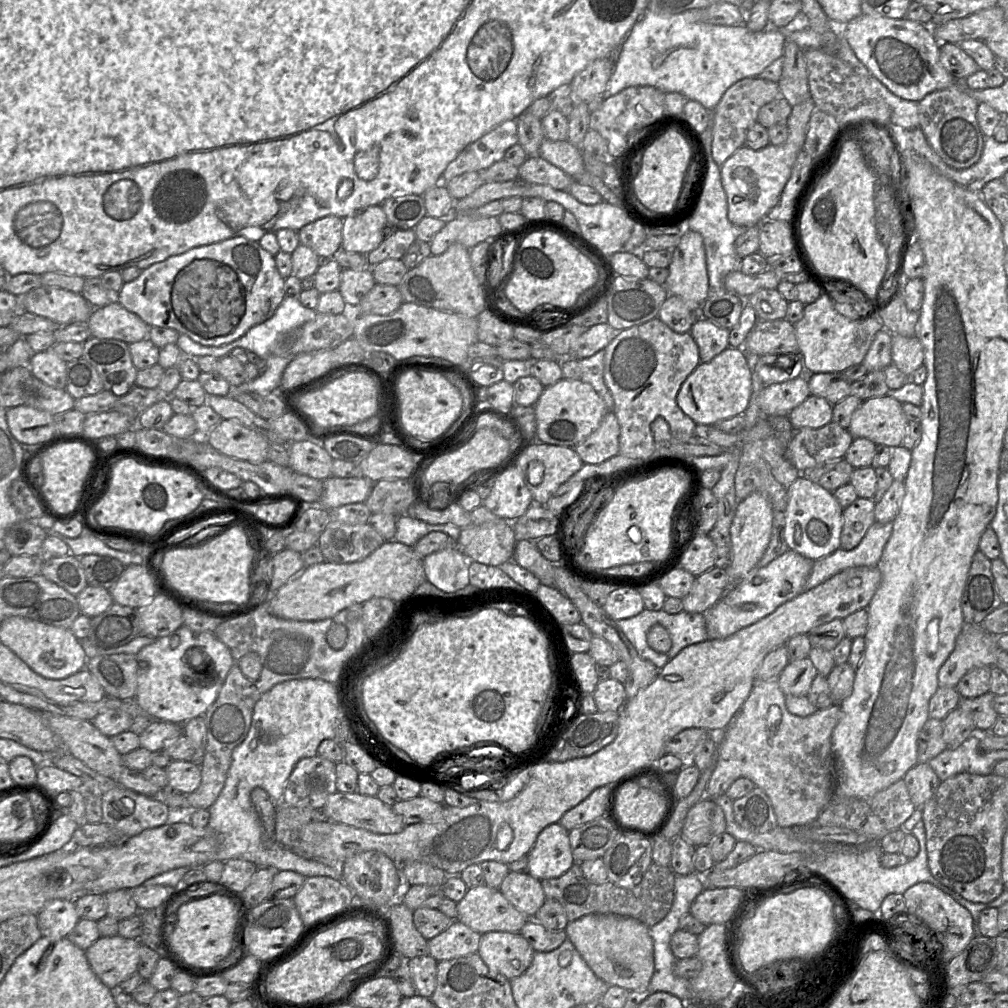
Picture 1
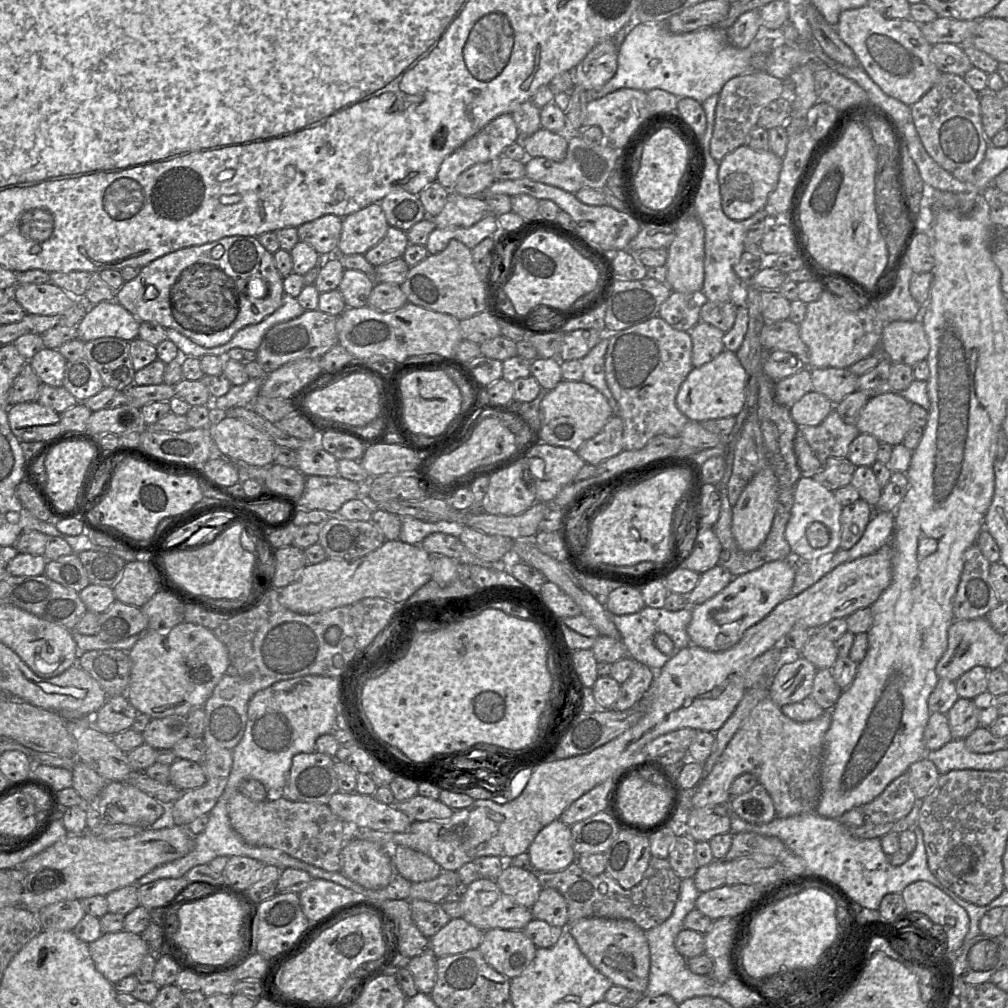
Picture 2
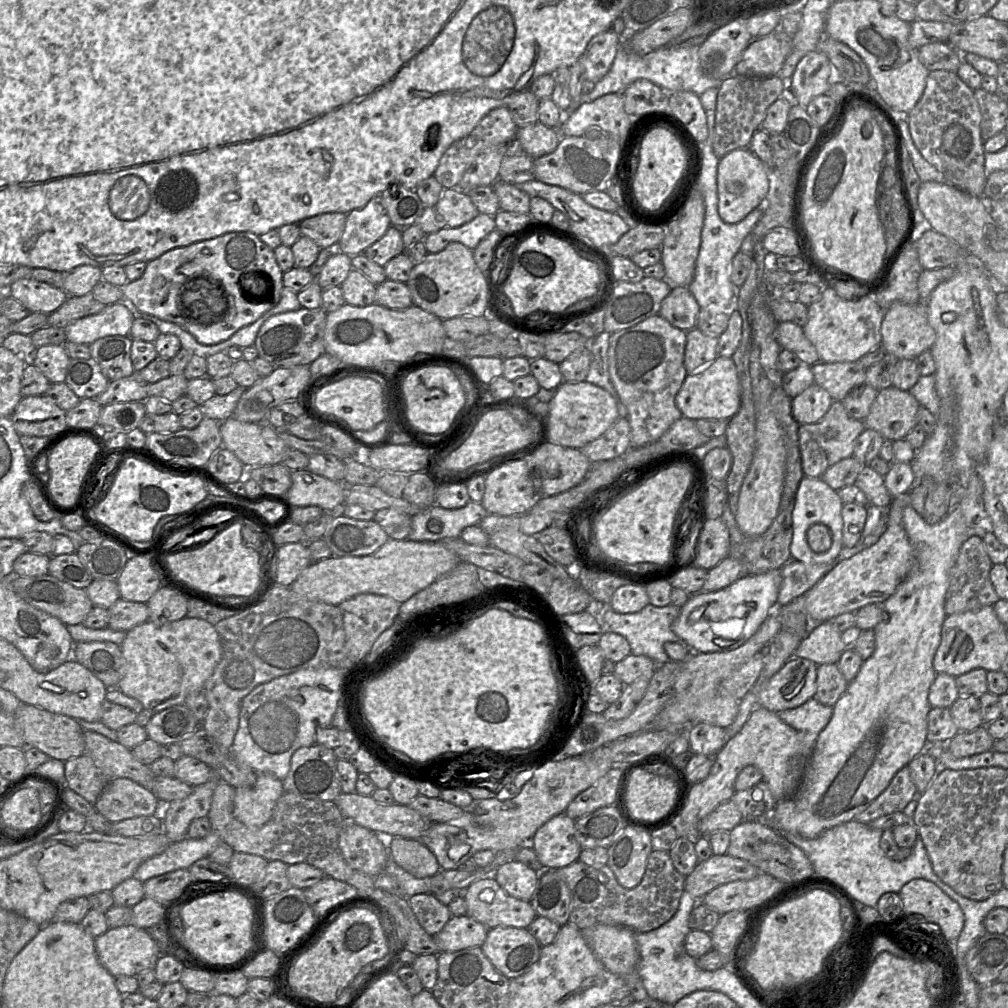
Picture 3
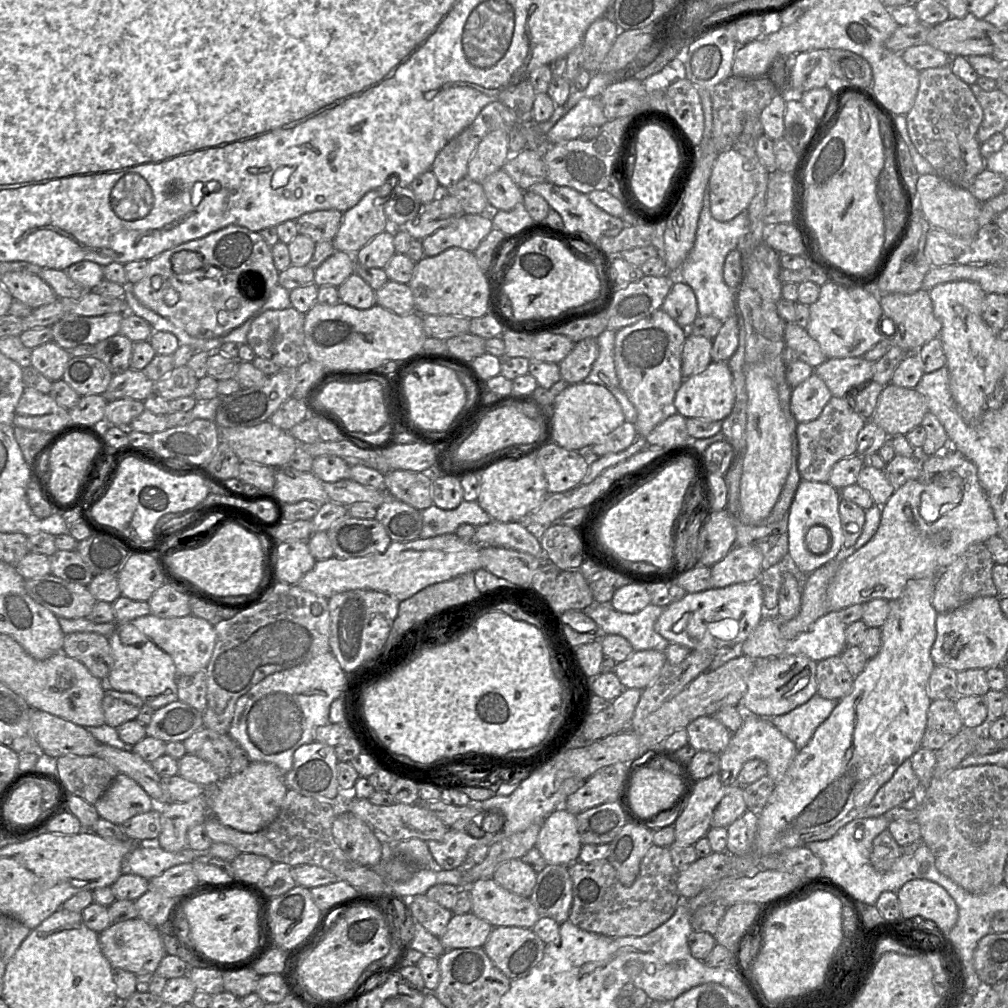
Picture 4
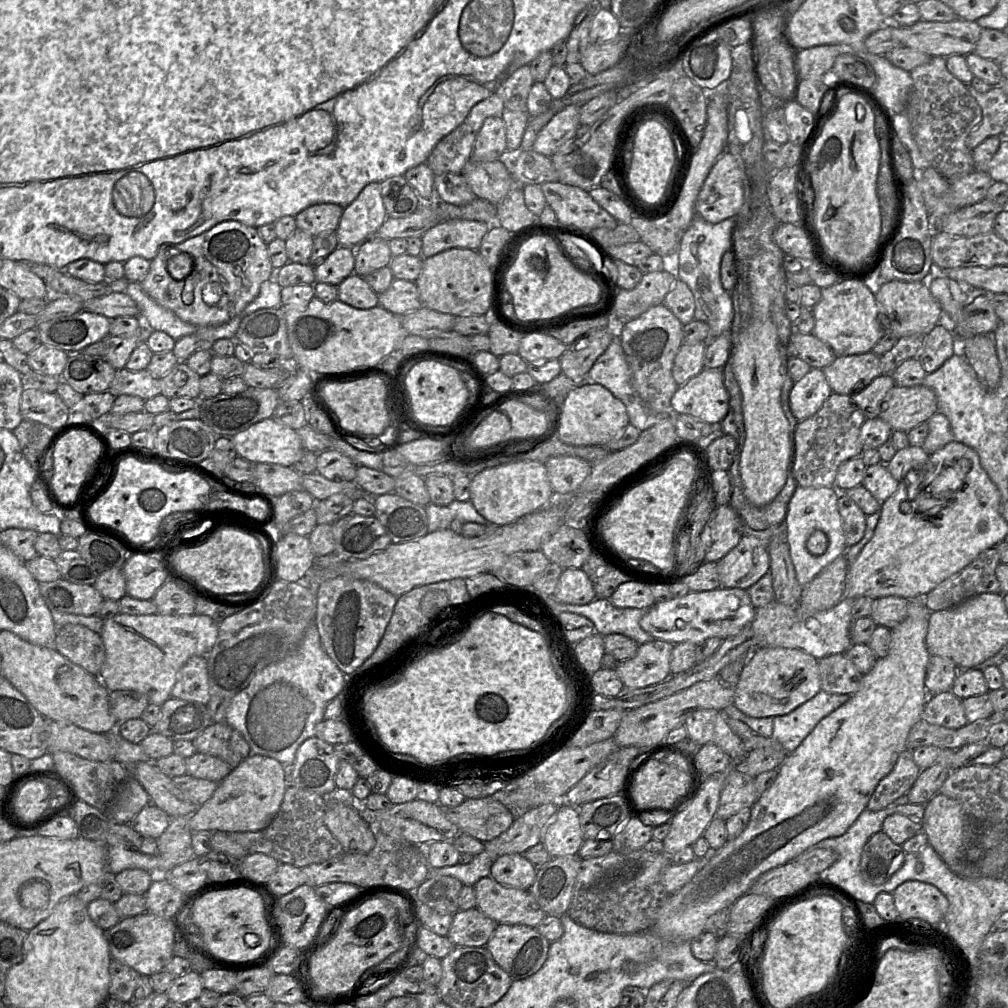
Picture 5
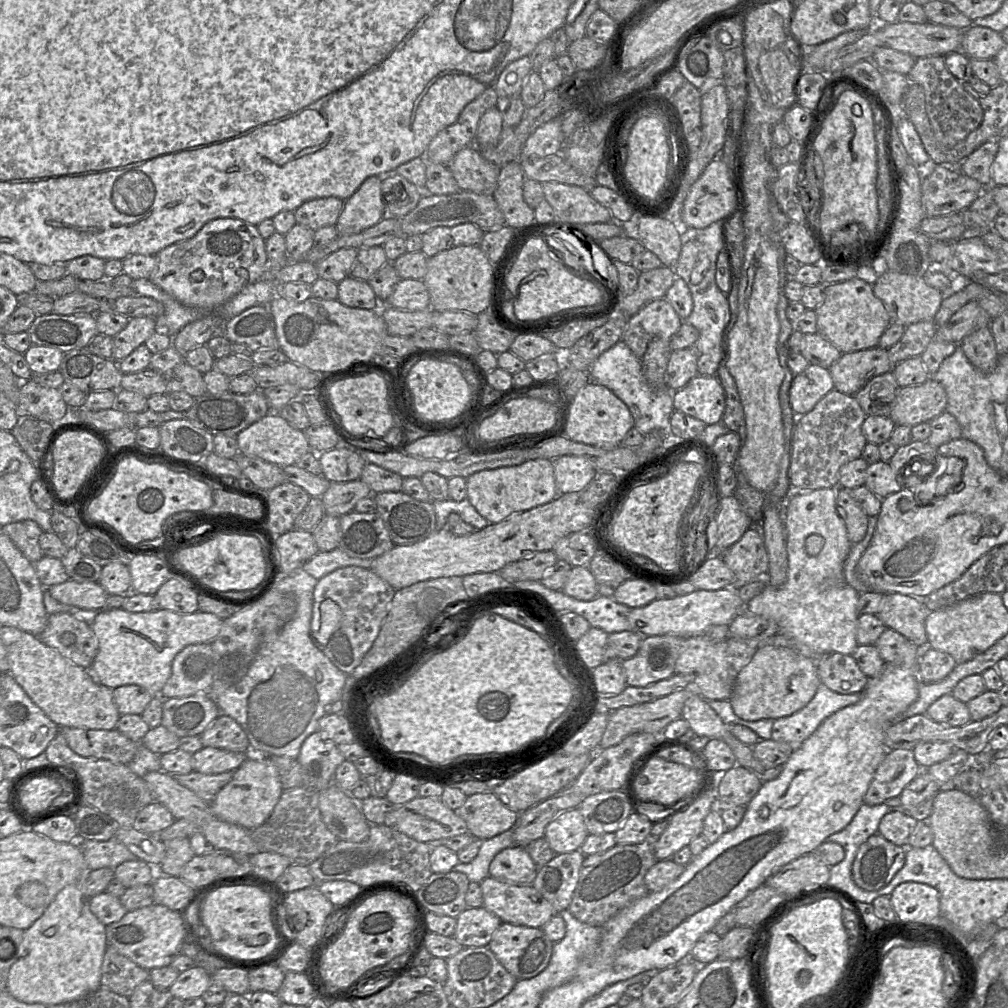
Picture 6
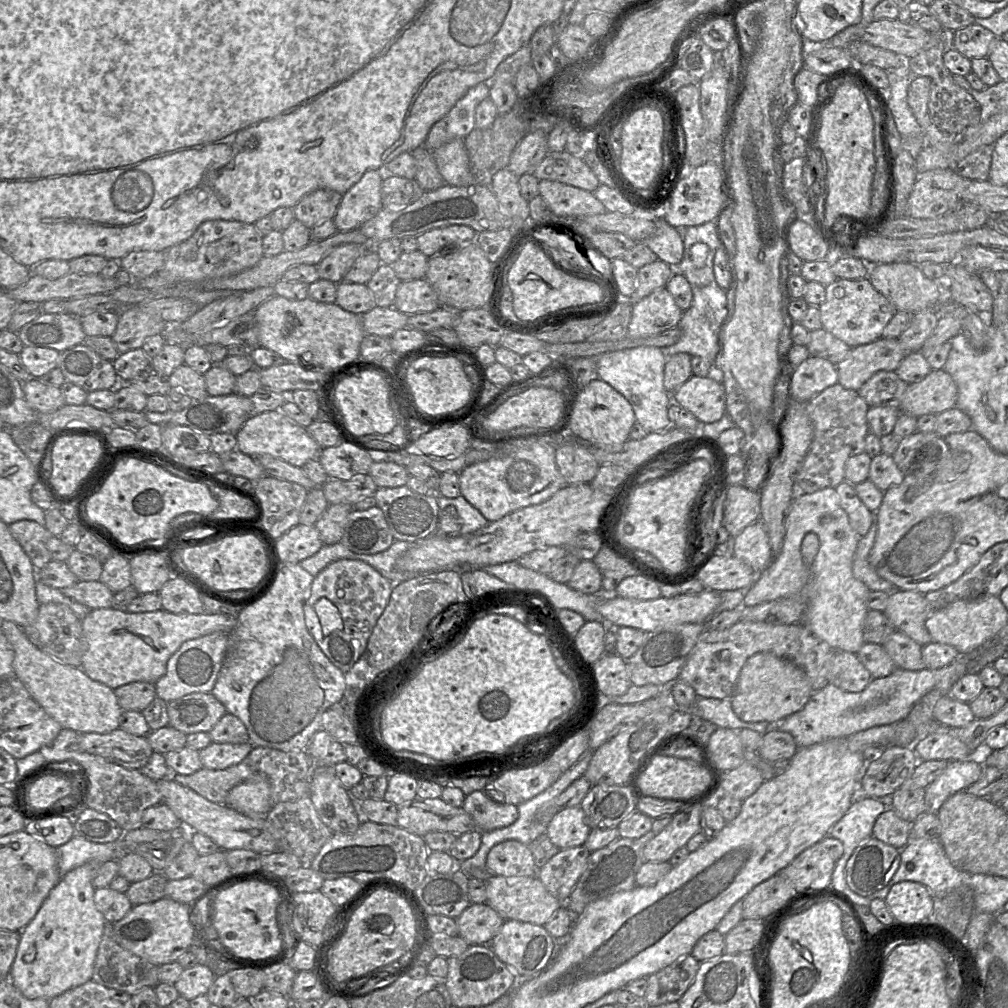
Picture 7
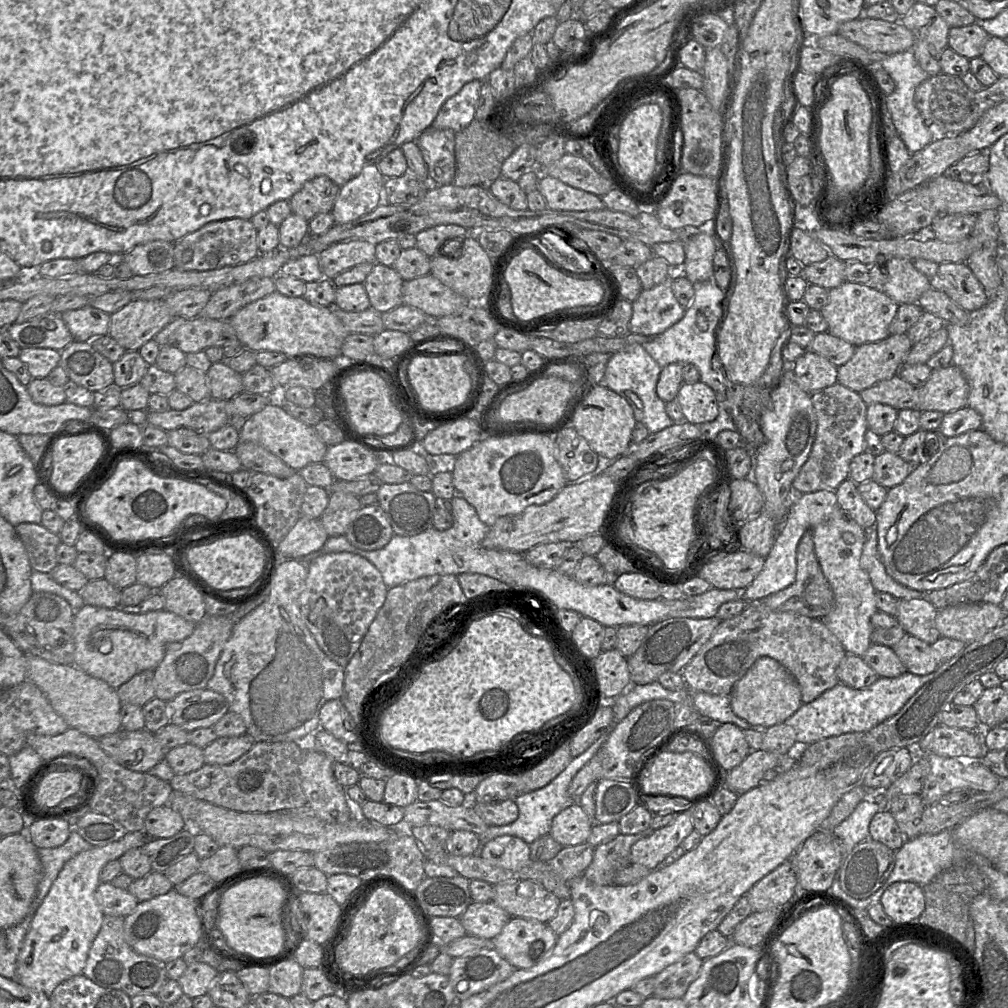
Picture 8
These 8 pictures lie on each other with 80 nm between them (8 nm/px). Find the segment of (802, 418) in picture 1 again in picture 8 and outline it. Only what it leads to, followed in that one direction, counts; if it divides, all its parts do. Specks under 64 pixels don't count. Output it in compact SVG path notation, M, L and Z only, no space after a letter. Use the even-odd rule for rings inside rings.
M807 350L793 364L788 364L788 366L791 367L798 385L808 393L814 393L838 382L838 367L827 358L811 350Z

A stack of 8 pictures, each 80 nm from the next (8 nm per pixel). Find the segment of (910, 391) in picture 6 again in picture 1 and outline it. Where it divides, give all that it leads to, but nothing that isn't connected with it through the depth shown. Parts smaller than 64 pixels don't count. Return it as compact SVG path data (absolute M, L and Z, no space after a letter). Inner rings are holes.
M885 395L863 401L852 414L847 429L854 438L867 438L876 445L895 448L902 444L908 425L909 421L902 409L902 403L891 396Z

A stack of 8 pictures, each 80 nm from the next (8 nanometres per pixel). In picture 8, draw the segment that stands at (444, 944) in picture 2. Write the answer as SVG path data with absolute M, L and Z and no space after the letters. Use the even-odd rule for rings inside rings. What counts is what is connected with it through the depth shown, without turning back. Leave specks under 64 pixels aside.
M473 901L458 918L467 935L493 940L509 922L511 916L493 901Z

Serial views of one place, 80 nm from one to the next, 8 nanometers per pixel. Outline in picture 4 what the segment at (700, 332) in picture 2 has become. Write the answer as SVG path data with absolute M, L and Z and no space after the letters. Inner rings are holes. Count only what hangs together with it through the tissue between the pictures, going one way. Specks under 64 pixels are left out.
M687 334L681 358L681 374L687 379L703 371L711 362L712 340Z

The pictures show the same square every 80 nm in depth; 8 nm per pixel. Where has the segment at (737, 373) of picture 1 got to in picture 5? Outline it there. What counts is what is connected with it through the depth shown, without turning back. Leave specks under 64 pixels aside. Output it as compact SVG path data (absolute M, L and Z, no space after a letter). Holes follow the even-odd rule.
M704 368L679 386L671 398L673 414L685 414L711 425L719 425L729 410L729 394L722 369Z

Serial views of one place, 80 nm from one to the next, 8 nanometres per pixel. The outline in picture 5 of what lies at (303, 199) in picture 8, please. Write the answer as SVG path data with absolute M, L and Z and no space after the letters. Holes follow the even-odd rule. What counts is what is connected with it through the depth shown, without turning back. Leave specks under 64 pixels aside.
M333 203L311 205L294 216L296 226L313 237L324 232L335 232L343 209L342 206Z

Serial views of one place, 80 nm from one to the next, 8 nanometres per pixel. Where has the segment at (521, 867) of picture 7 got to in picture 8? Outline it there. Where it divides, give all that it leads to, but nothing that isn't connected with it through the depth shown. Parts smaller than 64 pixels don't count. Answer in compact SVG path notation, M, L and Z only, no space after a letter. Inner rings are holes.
M501 835L484 844L481 857L492 865L516 871L529 862L530 848L519 837Z

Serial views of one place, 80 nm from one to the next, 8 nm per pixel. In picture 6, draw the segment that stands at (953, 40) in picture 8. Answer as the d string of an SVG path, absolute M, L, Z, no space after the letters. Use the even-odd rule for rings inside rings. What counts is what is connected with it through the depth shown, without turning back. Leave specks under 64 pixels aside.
M971 25L963 31L960 50L969 58L994 59L1004 45L1000 33L988 27Z

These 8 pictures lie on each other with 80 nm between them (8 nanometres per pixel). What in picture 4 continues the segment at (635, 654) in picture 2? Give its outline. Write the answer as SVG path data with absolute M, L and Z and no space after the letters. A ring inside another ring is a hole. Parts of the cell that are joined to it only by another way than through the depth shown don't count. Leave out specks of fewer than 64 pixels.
M611 603L594 604L583 610L600 628L602 635L620 635L627 639L633 650L665 652L669 642L655 631L655 623L664 608L649 604L636 613L622 613Z

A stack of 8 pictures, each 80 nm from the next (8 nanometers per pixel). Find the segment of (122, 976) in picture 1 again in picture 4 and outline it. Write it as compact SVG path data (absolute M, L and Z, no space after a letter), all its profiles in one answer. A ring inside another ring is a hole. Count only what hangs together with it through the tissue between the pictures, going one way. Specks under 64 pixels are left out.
M137 917L118 923L112 923L99 933L101 950L113 969L122 969L135 975L154 974L166 955L160 929Z

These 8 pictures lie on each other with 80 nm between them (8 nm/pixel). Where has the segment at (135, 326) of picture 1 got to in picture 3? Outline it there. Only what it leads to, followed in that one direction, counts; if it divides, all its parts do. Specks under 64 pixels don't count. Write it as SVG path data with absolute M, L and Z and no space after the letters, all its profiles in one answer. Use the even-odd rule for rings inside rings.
M124 301L105 305L100 312L80 318L64 328L66 341L91 345L108 336L129 336L136 312Z

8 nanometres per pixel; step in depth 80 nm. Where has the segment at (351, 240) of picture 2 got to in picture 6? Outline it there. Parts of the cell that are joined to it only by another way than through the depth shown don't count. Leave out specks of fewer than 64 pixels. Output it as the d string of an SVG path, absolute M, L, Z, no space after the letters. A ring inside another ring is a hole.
M370 176L345 200L335 225L339 235L360 233L385 217L381 183L382 177Z

